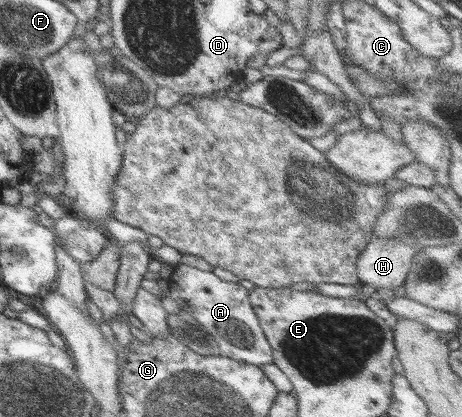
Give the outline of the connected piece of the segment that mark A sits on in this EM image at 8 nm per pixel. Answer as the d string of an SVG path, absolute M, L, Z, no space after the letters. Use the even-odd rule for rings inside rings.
M178 264L166 280L171 300L178 302L180 310L191 315L217 345L219 356L256 367L272 363L272 352L259 327L255 312L247 298L247 290L238 283L219 280L211 271L204 272Z

